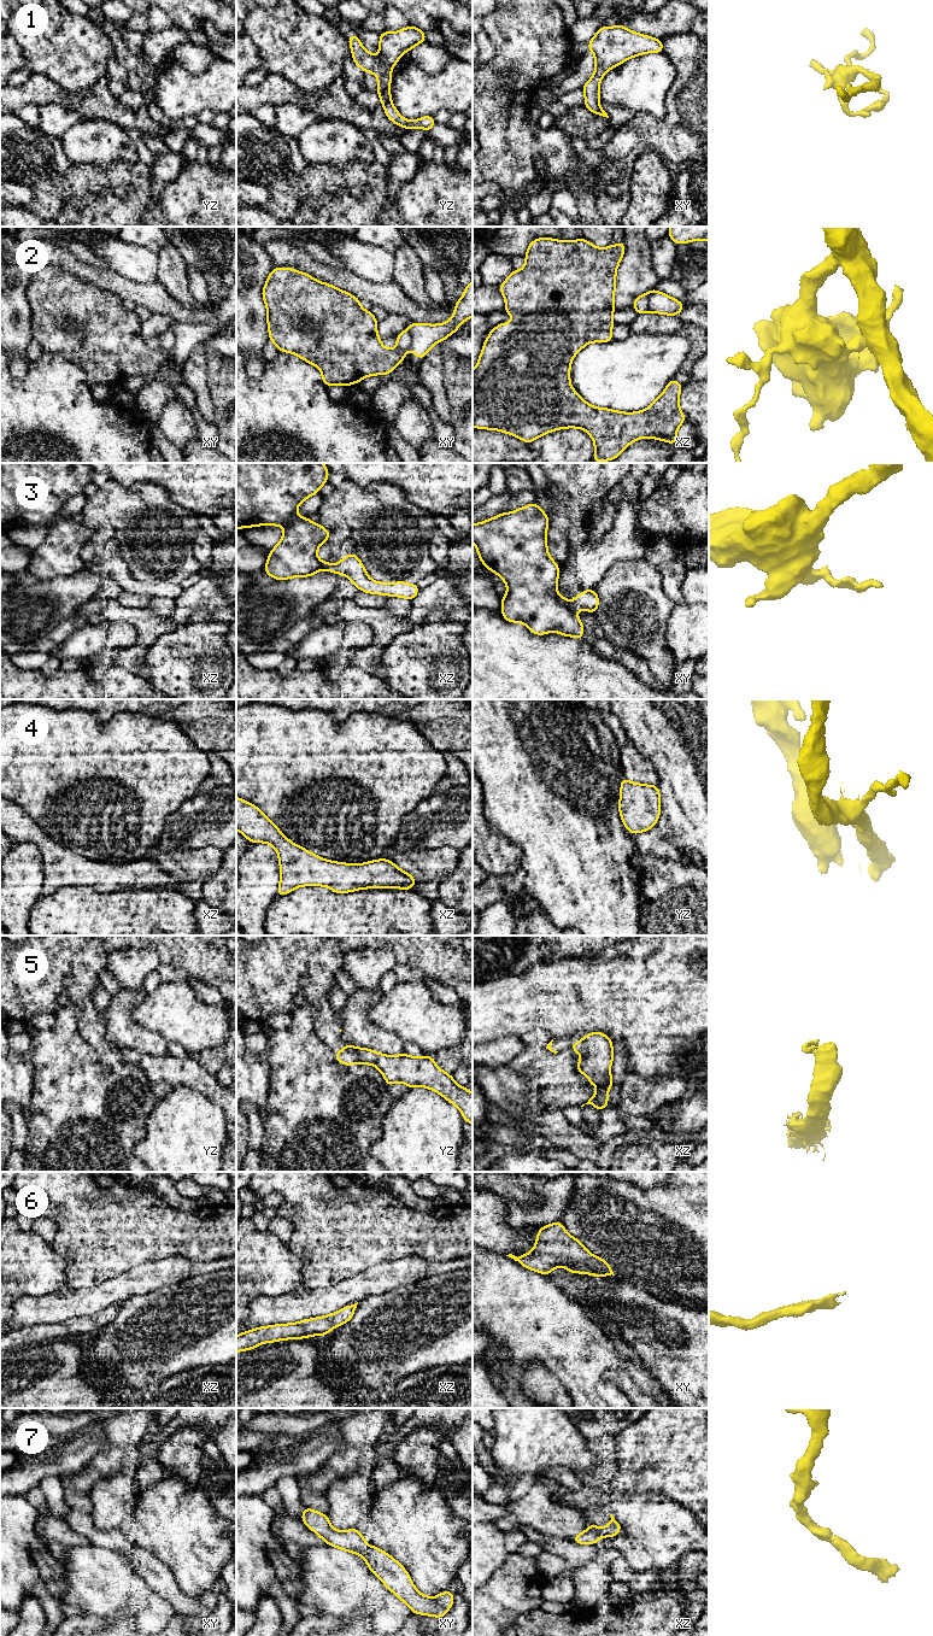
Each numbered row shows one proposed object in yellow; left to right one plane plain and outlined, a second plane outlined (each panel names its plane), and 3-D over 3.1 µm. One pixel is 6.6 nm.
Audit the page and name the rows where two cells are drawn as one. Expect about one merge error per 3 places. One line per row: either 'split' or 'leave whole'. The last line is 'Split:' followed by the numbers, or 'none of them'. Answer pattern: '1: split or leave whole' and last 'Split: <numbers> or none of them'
1: leave whole
2: split
3: split
4: leave whole
5: leave whole
6: leave whole
7: leave whole
Split: 2, 3

